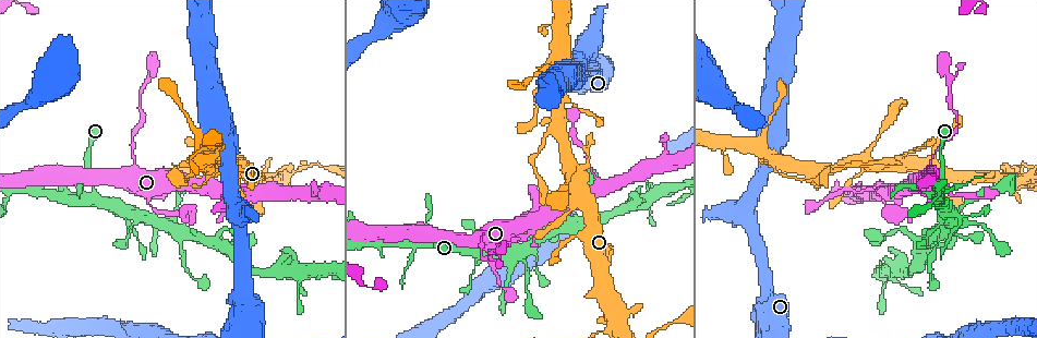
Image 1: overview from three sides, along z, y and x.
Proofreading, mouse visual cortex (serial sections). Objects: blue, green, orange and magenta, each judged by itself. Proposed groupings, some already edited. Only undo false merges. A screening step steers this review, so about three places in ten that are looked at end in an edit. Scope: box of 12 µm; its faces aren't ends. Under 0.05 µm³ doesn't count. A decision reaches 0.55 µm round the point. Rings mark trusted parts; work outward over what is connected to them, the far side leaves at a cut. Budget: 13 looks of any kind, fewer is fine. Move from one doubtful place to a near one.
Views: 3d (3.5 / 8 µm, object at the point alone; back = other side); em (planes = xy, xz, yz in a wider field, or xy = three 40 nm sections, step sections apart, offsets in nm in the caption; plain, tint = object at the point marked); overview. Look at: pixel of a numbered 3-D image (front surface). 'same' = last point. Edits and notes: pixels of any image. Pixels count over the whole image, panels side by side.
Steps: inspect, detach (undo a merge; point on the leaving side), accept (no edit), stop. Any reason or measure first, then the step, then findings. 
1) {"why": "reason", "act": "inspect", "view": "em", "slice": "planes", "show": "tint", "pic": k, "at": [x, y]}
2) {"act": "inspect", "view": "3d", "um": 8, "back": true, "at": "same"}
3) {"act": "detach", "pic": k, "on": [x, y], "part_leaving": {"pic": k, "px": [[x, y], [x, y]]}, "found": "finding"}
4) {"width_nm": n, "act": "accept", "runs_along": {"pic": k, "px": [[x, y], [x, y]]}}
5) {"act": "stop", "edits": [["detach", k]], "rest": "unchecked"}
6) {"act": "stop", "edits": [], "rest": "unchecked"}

{"why": "four or more arms meet", "act": "inspect", "view": "3d", "um": 3.5, "pic": 1, "at": [96, 196]}

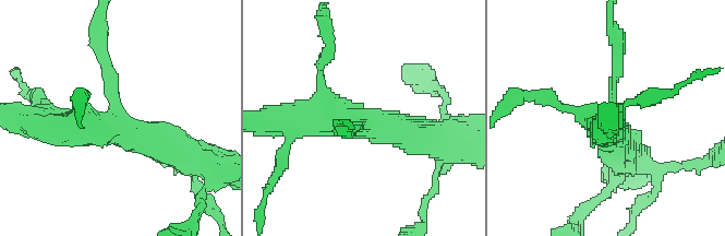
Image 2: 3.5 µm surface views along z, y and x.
{"arms": 4, "arm_widths_nm": [150, 300, 450, 450], "act": "inspect", "view": "em", "slice": "xy", "step": 2, "show": "tint", "pic": 2, "at": [116, 120]}

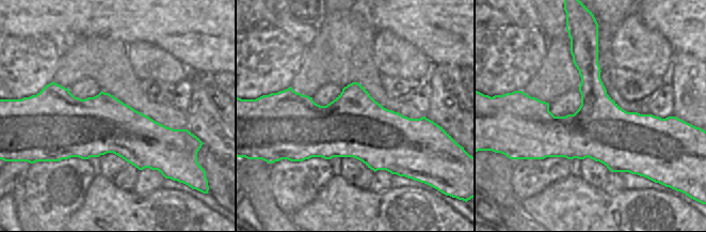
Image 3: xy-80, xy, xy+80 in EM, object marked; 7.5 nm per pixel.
{"width_nm": 480, "act": "accept", "runs_along": {"pic": 2, "px": [[99, 50], [116, 120], [180, 148]]}, "found": "one cell here"}

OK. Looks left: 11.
{"why": "sharp bend", "act": "inspect", "view": "3d", "um": 8, "pic": 1, "at": [932, 154]}

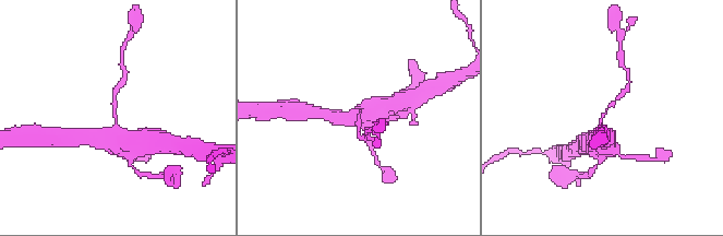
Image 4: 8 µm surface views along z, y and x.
{"arm_widths_nm": [150, 600], "act": "inspect", "view": "em", "slice": "xy", "step": 1, "show": "tint", "pic": 4, "at": [114, 113]}

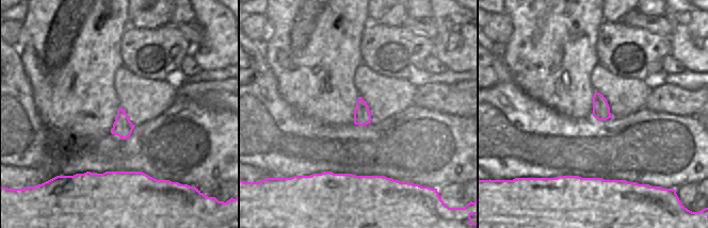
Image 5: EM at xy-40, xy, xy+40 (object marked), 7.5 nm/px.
{"act": "accept", "found": "one cell here"}

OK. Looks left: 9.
{"act": "inspect", "view": "3d", "um": 3.5, "pic": 1, "at": [149, 79]}

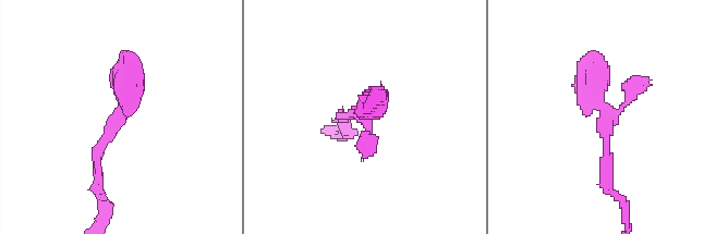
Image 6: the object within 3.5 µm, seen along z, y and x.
{"act": "accept", "runs_along": {"pic": 6, "px": [[99, 183], [96, 149], [126, 93], [123, 52]]}, "found": "all the same cell"}

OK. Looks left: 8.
{"why": "sharp bend", "act": "inspect", "view": "3d", "um": 3.5, "pic": 1, "at": [560, 132]}

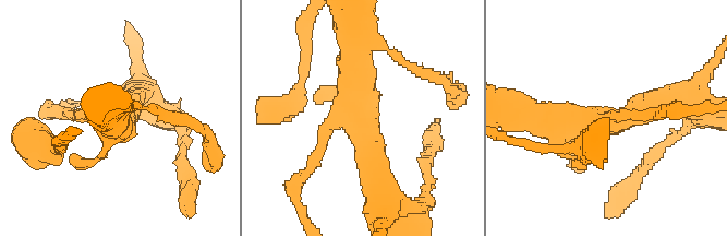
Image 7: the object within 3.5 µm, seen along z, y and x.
{"arms": 3, "arm_widths_nm": [200, 350, 500], "why": "now the EM", "act": "inspect", "view": "em", "slice": "xy", "step": 1, "show": "tint", "pic": 7, "at": [357, 119]}

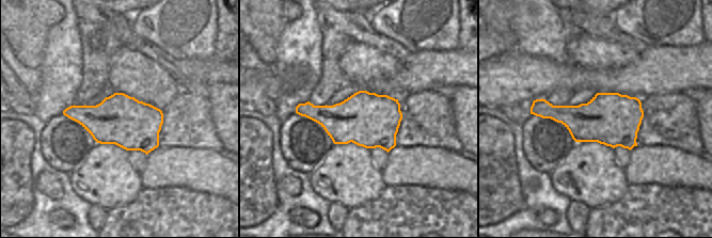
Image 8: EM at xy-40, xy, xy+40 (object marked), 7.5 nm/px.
{"act": "inspect", "view": "em", "slice": "xy", "step": 3, "show": "tint", "at": "same"}

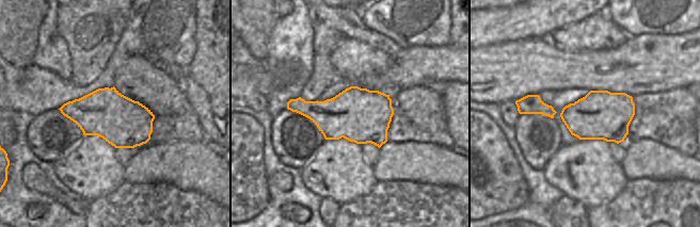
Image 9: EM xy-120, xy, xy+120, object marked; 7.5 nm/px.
{"act": "accept", "runs_along": {"pic": 7, "px": [[373, 179], [353, 45]]}, "found": "all the same cell"}

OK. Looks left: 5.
{"why": "abrupt turn", "act": "inspect", "view": "3d", "um": 3.5, "pic": 1, "at": [18, 190]}

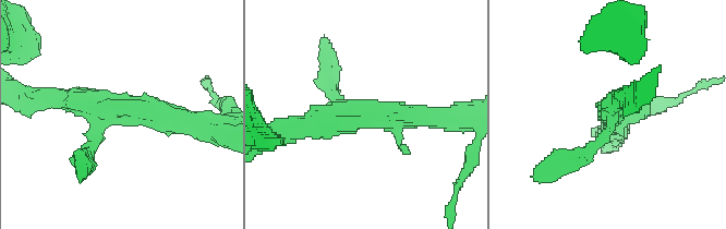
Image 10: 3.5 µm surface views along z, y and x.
{"act": "inspect", "view": "em", "slice": "xy", "step": 1, "show": "plain", "pic": 10, "at": [121, 111]}

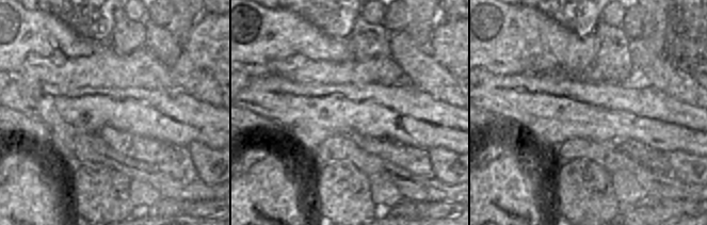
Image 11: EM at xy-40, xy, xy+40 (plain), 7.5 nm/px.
{"why": "with the object marked", "act": "inspect", "view": "em", "slice": "xy", "step": 1, "show": "tint", "at": "same"}

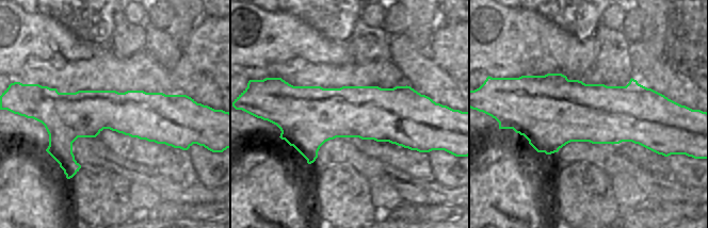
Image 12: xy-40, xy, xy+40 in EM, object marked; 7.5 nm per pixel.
{"act": "accept", "found": "one cell here"}

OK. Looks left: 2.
{"act": "stop", "edits": [], "rest": "unchecked"}

